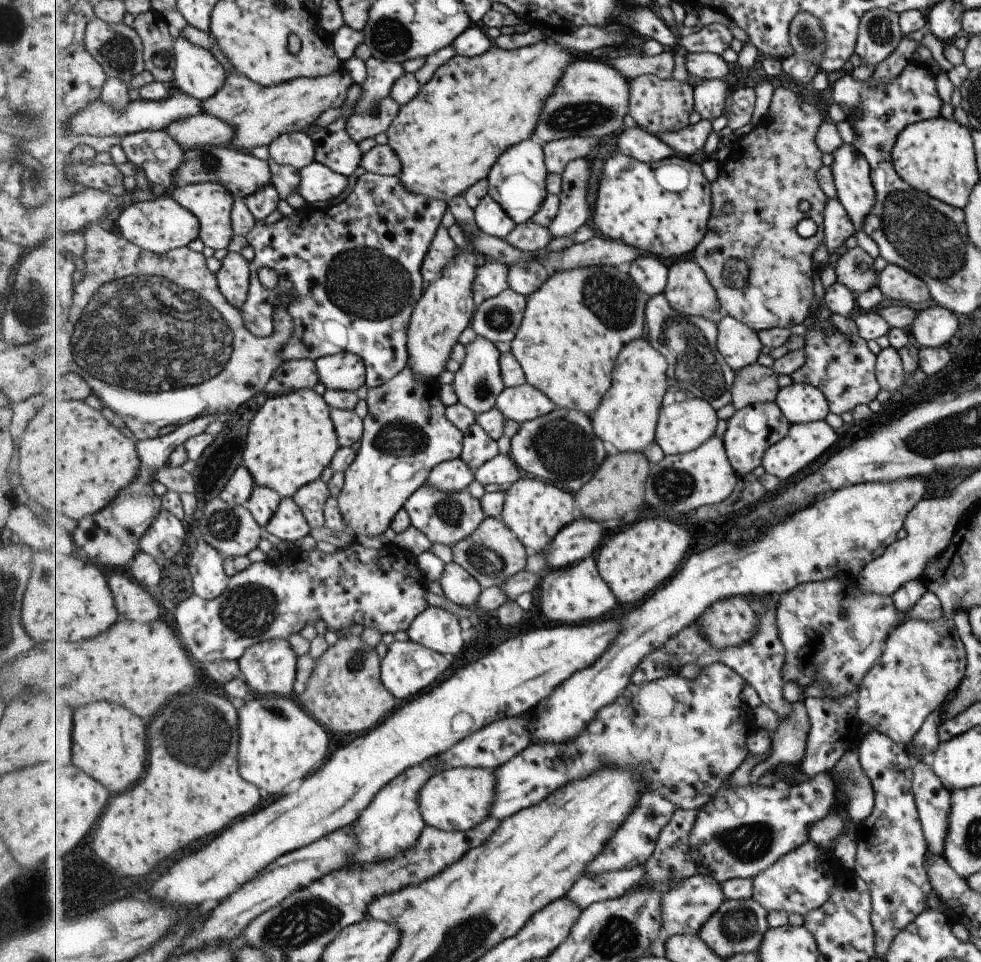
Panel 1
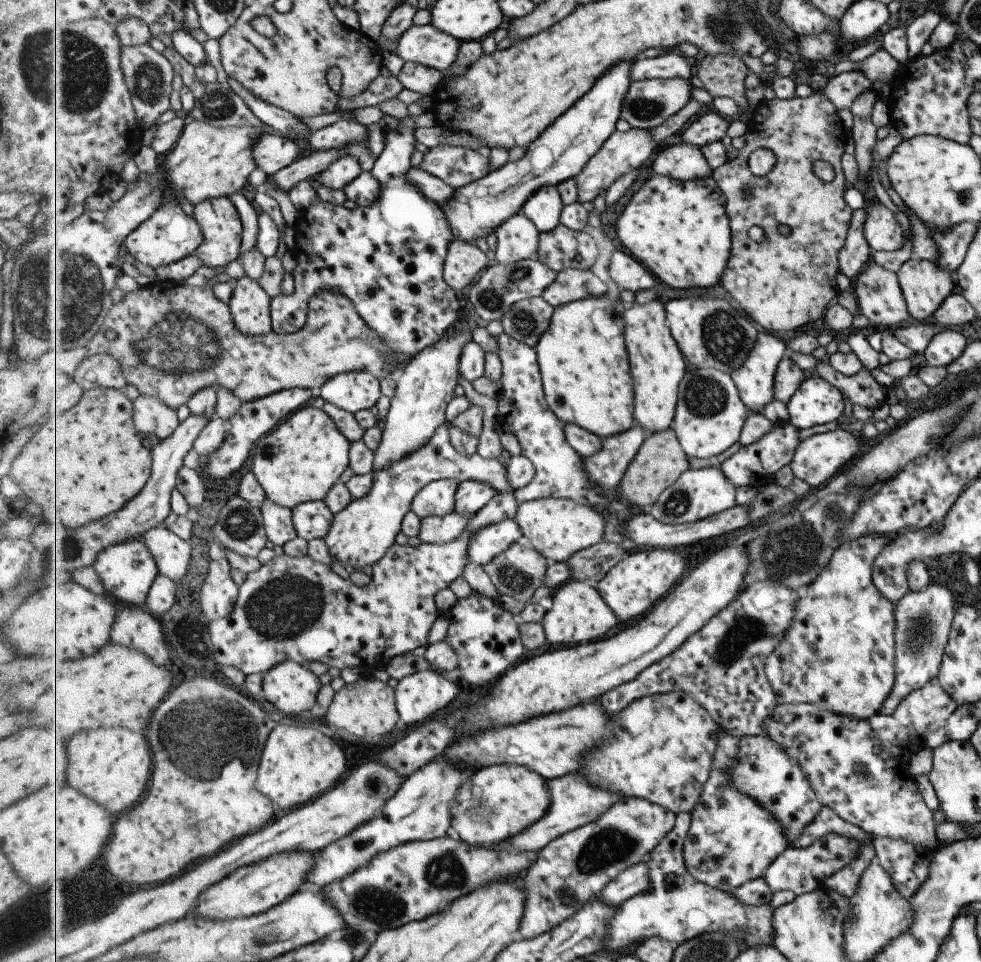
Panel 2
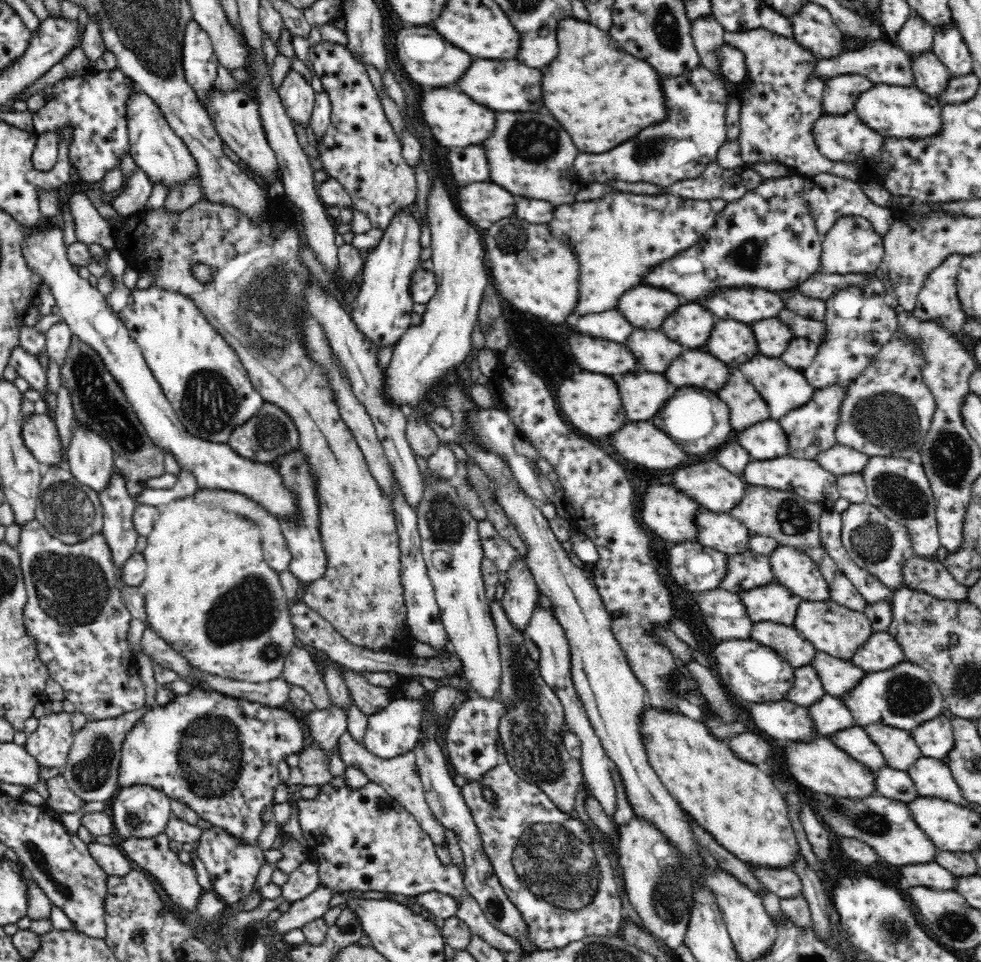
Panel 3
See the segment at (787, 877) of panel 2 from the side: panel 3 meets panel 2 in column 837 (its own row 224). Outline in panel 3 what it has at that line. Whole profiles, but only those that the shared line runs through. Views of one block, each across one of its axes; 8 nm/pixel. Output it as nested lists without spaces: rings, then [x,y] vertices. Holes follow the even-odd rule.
[[[848,216],[838,219],[826,233],[818,272],[838,275],[860,272],[877,274],[882,258],[883,238],[874,232],[870,221],[858,216]]]

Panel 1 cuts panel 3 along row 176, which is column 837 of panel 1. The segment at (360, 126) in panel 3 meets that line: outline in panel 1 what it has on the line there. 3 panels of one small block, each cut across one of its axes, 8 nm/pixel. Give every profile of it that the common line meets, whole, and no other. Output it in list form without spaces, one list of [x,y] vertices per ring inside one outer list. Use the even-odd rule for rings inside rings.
[[[825,306],[819,308],[819,314],[813,312],[812,315],[819,320],[804,336],[807,358],[805,364],[791,375],[793,383],[807,383],[820,389],[828,399],[829,412],[837,416],[849,413],[857,406],[869,404],[877,396],[880,386],[873,376],[875,356],[867,350],[865,340],[859,335],[845,336],[835,328],[832,335],[825,336],[822,330],[833,327],[827,320],[831,312]]]

